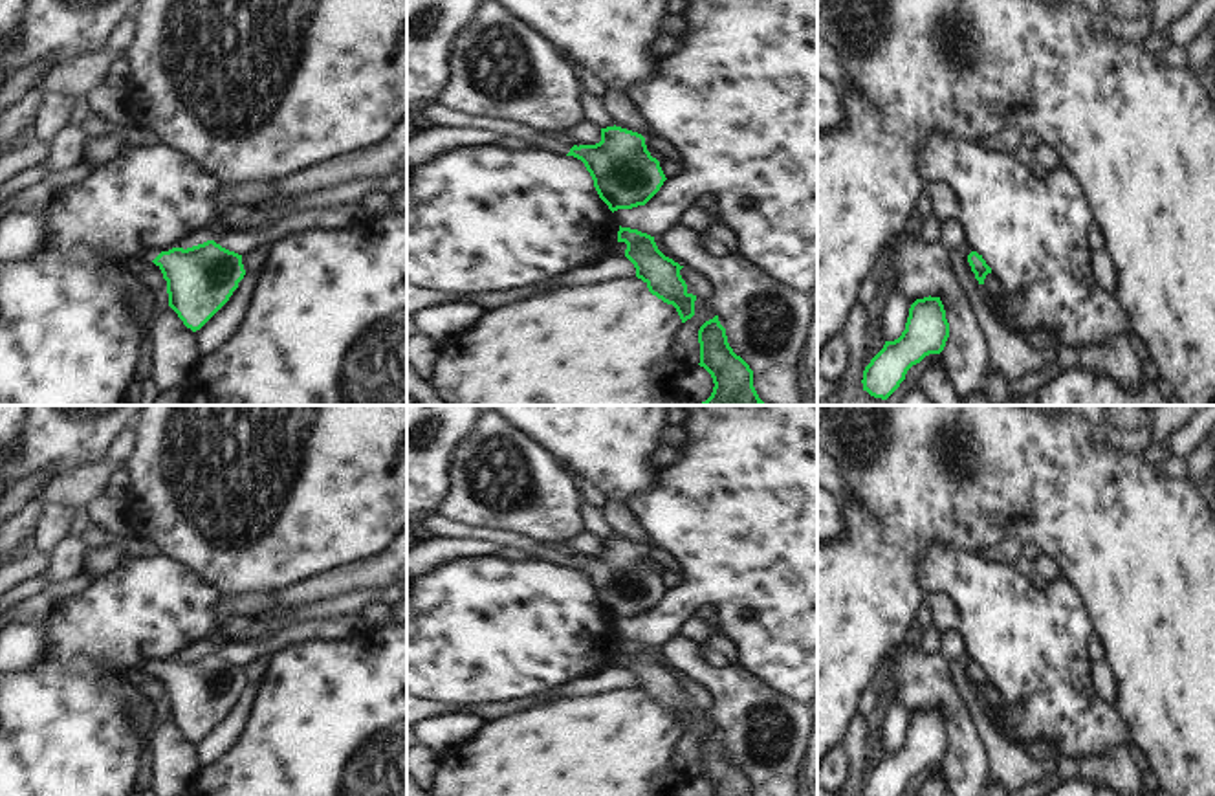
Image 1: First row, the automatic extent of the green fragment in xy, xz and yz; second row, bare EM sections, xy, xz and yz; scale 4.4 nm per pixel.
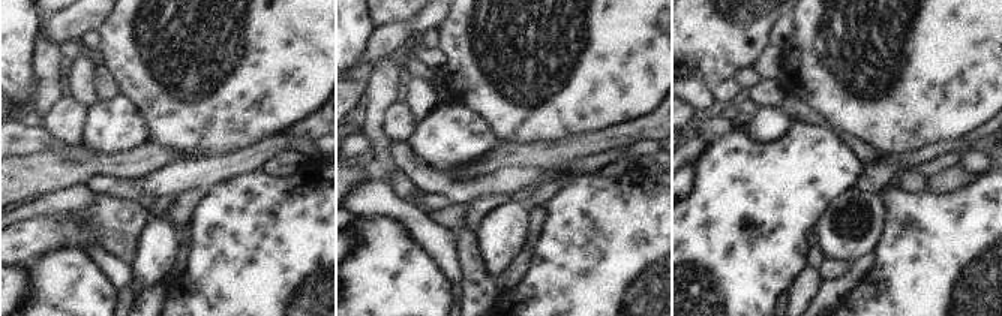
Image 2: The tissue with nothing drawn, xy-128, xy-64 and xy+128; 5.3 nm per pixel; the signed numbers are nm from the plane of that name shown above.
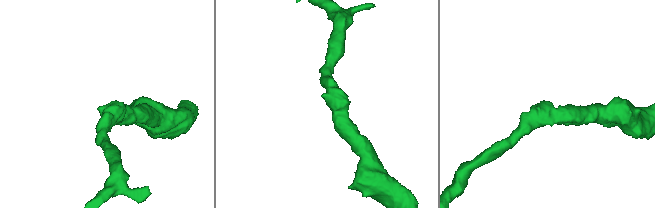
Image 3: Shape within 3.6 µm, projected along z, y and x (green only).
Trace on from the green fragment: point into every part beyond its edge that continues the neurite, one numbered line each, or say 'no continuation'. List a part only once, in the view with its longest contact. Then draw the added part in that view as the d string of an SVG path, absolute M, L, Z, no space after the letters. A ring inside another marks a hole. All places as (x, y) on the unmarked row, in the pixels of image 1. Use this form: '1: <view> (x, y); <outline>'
1: xy (149, 664); M156 657L137 660L139 673L152 673L161 662Z

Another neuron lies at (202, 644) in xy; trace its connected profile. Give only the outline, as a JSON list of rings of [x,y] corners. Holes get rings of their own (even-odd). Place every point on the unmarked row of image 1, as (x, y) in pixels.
[[[200,636],[192,642],[187,642],[180,647],[180,653],[174,657],[174,658],[192,658],[192,657],[198,657],[198,655],[203,655],[207,651],[213,651],[216,649],[218,646],[222,646],[224,642],[229,642],[233,640],[233,636],[225,636],[225,638],[214,638],[214,636]]]

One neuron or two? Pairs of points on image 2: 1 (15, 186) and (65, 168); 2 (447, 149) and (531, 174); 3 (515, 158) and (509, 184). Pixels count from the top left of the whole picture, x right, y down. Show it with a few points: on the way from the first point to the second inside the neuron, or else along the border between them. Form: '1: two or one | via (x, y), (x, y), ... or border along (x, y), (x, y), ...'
1: one | via (27, 175), (53, 169)
2: two | border along (446, 172), (464, 178), (476, 178), (482, 174)
3: two | border along (549, 166), (500, 166), (482, 174)

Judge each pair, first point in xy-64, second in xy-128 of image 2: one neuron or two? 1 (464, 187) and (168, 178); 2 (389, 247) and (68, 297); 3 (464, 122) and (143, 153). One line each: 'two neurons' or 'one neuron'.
1: one neuron
2: one neuron
3: two neurons

